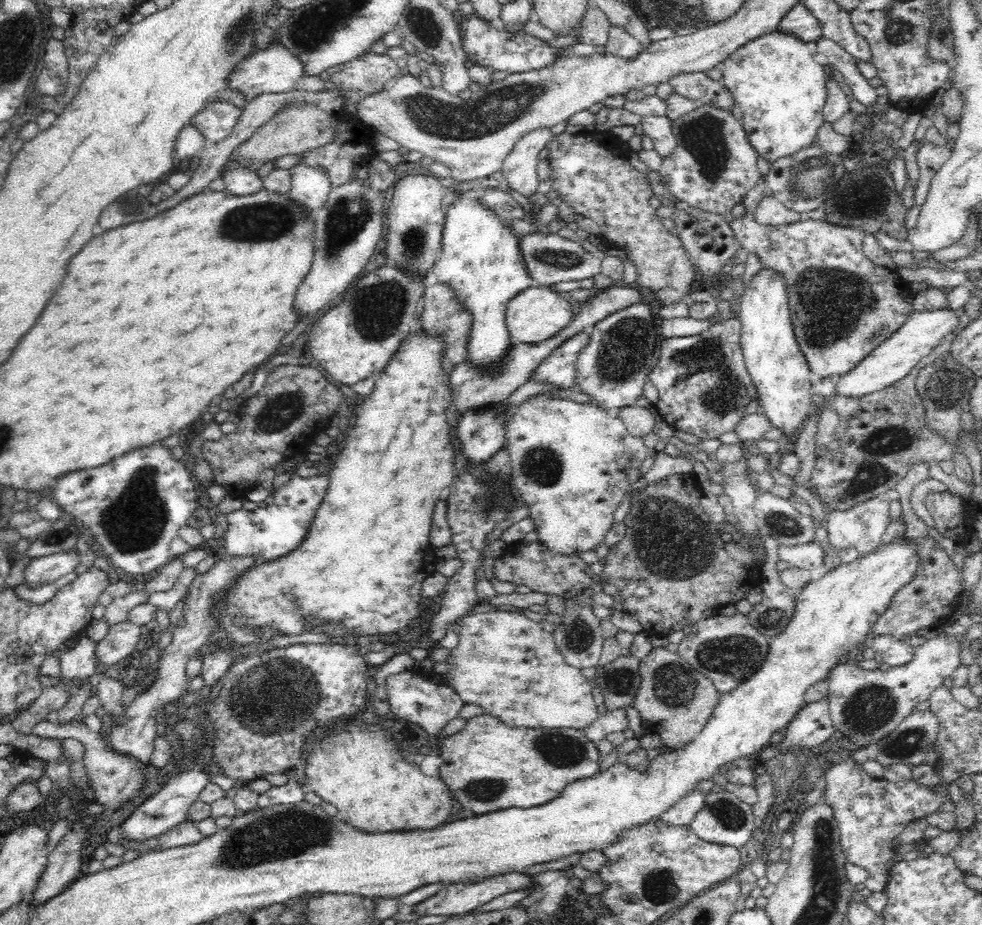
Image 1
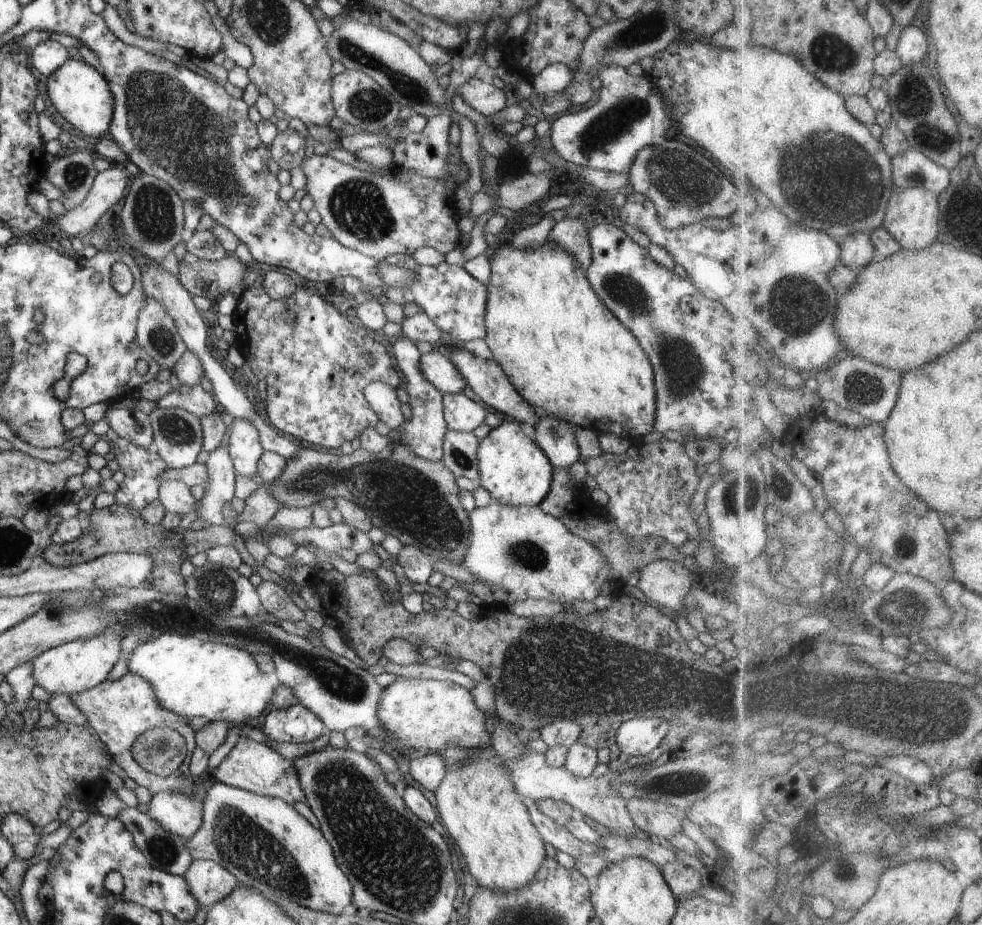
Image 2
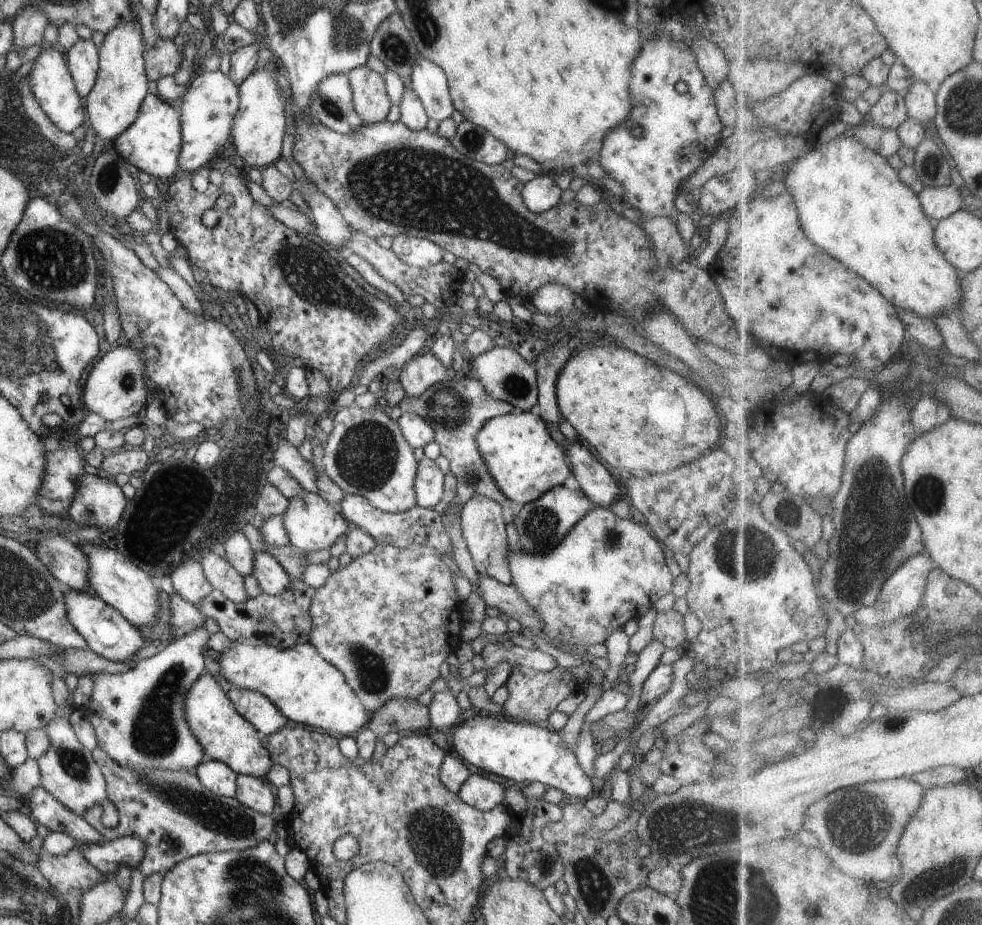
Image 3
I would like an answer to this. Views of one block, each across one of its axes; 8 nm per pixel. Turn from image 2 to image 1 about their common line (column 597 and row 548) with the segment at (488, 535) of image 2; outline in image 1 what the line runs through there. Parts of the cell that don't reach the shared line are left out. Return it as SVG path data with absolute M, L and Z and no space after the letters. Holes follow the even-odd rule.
M536 394L532 398L514 407L514 414L507 422L505 449L510 453L508 468L512 477L512 486L517 495L518 502L529 508L529 517L533 520L534 531L538 535L539 541L545 546L563 556L580 556L582 552L595 550L600 546L600 542L605 539L605 534L610 530L614 522L613 516L616 508L622 499L631 491L630 486L640 480L643 474L640 471L643 461L648 454L648 448L644 445L643 438L633 436L628 430L622 419L613 412L602 410L590 403L578 403L566 398L554 398L550 394Z

